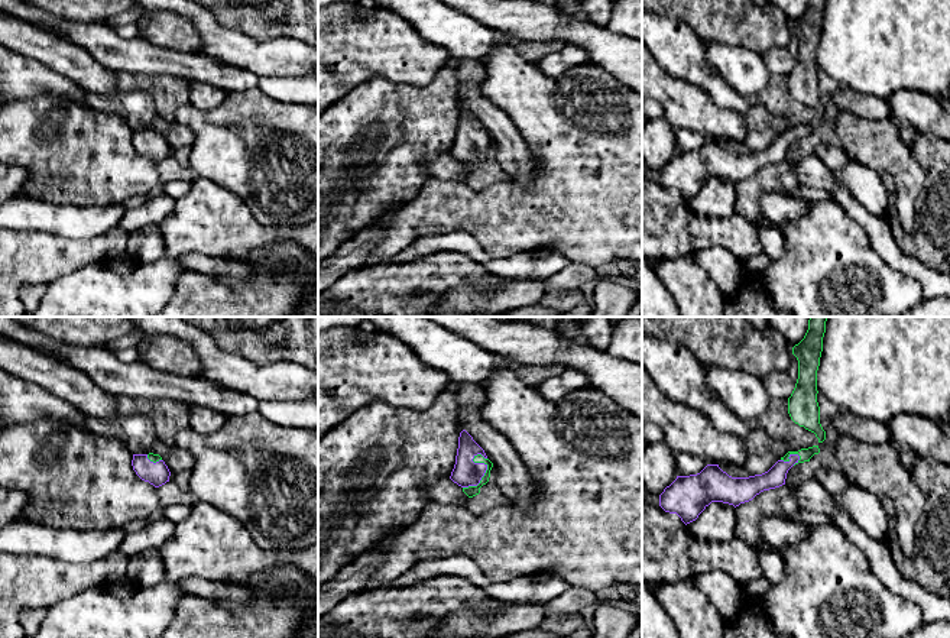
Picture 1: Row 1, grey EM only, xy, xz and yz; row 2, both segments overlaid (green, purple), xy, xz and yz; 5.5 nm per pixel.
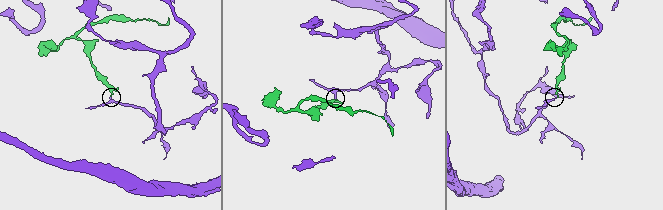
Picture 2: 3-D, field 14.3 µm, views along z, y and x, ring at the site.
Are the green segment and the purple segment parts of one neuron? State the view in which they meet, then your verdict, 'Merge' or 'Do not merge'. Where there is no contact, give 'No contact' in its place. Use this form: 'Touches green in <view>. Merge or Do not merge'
Touches green in xz. Merge

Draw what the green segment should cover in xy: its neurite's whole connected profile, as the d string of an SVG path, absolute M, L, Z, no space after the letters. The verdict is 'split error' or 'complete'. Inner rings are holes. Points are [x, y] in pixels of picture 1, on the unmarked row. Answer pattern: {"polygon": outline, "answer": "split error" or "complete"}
{"polygon": "M133 130L132 142L142 156L155 163L169 158L171 148L159 130Z", "answer": "split error"}

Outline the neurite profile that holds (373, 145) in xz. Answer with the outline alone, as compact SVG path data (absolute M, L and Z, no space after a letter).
M444 65L428 85L414 87L375 78L350 91L318 117L318 262L341 244L357 242L363 229L375 224L393 204L411 203L431 178L429 161L448 155L455 140L458 106L457 75Z

